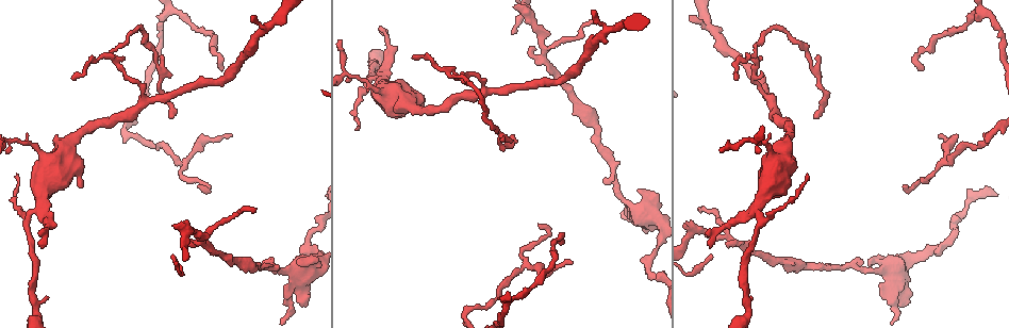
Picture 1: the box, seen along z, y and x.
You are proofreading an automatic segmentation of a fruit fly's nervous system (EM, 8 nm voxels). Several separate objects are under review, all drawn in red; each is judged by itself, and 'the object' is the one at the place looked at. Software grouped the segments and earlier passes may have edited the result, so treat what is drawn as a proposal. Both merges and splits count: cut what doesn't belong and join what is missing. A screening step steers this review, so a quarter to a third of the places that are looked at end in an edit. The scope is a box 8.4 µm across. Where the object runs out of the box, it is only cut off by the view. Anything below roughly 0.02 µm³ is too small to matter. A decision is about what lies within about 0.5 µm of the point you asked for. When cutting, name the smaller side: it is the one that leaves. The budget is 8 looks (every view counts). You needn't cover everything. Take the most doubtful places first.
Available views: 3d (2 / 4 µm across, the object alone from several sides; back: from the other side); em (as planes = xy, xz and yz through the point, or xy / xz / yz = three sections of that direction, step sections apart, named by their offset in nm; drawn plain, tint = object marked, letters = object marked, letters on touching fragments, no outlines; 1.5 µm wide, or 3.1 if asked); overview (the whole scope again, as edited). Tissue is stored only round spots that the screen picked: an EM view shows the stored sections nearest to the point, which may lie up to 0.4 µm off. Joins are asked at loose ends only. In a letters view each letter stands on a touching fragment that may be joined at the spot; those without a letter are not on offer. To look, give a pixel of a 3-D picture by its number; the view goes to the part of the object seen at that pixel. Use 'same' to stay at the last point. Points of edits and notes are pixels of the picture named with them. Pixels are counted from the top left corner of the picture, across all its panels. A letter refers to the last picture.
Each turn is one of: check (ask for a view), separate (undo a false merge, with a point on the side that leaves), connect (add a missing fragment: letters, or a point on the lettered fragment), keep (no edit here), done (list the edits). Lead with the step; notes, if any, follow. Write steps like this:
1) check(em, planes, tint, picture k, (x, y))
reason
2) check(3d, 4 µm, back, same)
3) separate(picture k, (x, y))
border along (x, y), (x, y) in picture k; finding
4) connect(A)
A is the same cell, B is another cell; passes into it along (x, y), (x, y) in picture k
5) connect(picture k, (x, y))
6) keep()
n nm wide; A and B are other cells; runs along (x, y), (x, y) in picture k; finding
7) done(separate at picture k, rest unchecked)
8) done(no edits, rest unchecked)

check(em, xz, step 4, letters, picture 1, (222, 68))
thin end

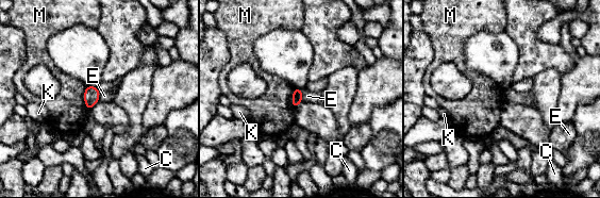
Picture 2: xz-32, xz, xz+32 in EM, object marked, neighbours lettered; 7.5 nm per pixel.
check(em, yz, step 8, letters, same)

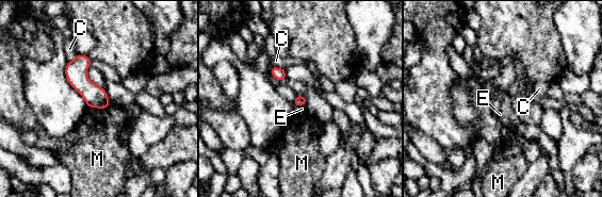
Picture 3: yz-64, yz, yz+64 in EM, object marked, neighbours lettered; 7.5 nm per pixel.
keep()
M touches over 150 nm; C, E and M are other cells; no lettered fragment goes on from it

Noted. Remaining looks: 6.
check(3d, 2 µm, picture 1, (197, 187))
thin end

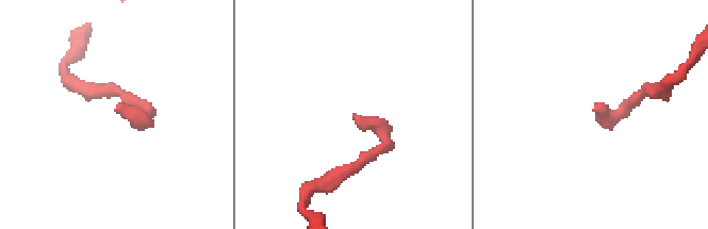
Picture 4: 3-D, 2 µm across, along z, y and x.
check(em, planes, plain, picture 4, (353, 117))
shape alone is not enough

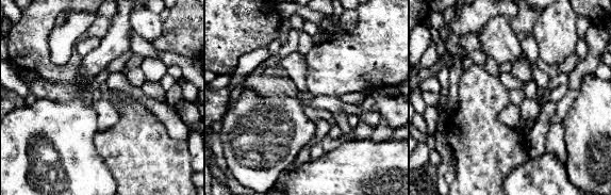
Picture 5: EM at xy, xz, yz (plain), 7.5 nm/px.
check(em, planes, letters, same)
what lies round it

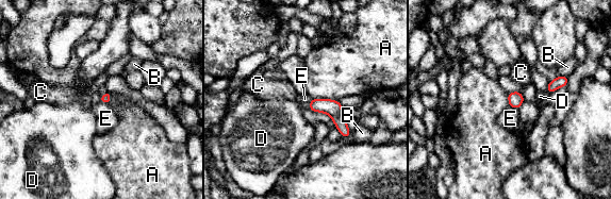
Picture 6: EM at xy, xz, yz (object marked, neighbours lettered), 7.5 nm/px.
keep()
A, B, C, D and E are other cells; no lettered fragment goes on from it

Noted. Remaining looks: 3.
check(3d, 4 µm, picture 1, (415, 54))
thin end

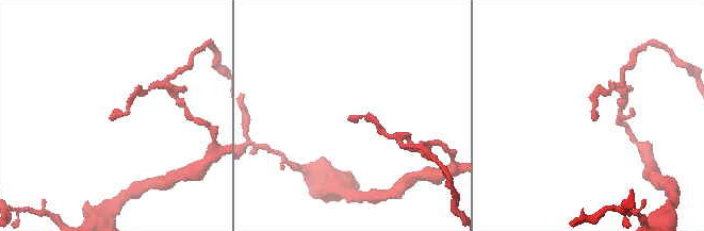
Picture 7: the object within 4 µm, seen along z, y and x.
check(em, planes, letters, picture 7, (591, 118))

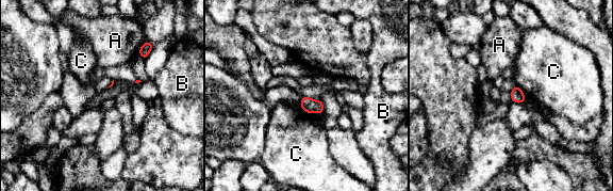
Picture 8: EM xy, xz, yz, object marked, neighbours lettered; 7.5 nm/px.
keep()
A, B and C are other cells; border along (516, 84), (526, 99) in picture 8; none of them fits

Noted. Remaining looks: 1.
done(no edits, rest unchecked)

